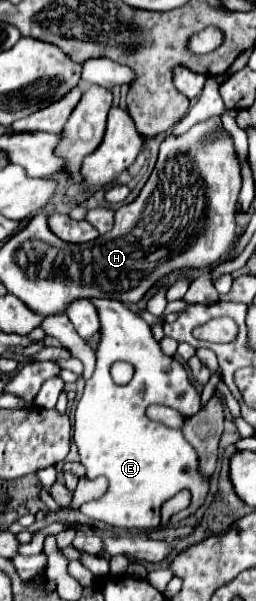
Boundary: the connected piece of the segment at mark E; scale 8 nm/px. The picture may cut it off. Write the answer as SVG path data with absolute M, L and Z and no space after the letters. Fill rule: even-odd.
M117 300L91 302L99 310L101 342L97 346L97 368L87 380L75 408L73 440L87 468L85 476L89 480L105 476L109 488L101 498L83 504L81 514L91 522L105 522L117 528L151 530L159 526L161 504L187 488L191 492L191 506L173 516L171 524L177 524L203 506L209 492L209 476L201 472L199 456L195 448L185 442L183 434L149 420L145 410L151 404L163 404L191 416L201 408L201 394L191 384L183 362L161 350L159 342L153 338L151 326L143 318ZM117 360L125 360L135 368L133 380L125 386L115 384L109 374L111 364Z

